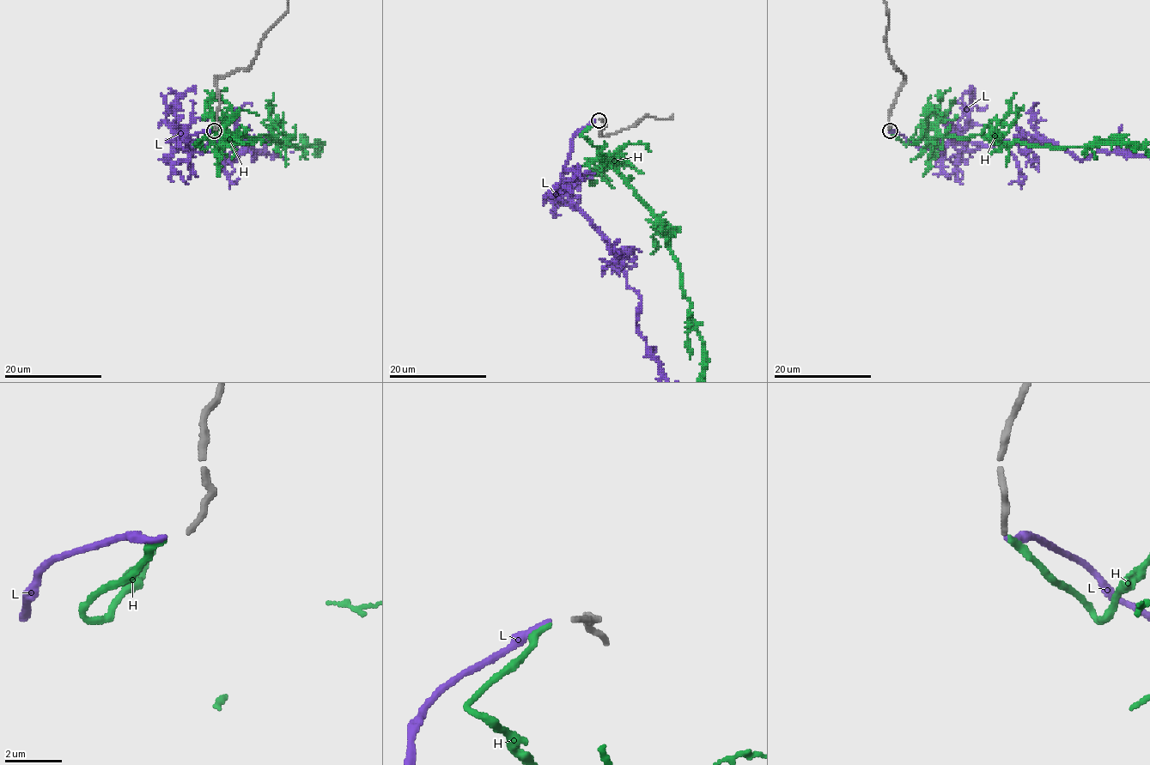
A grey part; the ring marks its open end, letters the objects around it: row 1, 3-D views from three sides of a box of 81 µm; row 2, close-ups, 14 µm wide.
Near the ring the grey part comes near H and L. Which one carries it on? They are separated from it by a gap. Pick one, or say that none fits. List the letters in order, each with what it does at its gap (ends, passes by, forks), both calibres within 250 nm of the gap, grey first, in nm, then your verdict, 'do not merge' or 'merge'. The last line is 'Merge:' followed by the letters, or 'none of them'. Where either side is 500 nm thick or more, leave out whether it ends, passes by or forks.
H: it ends; calibres 200 and 240 nm; merge
L: it ends; calibres 200 and 190 nm; do not merge
Merge: H

